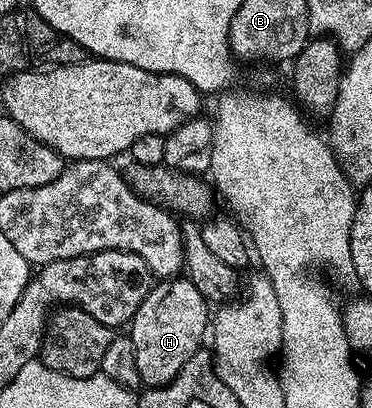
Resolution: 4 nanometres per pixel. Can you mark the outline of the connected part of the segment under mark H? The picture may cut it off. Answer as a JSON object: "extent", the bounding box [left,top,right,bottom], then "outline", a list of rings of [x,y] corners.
{"extent":[130,276,210,387],"outline":[[[187,276],[165,278],[153,285],[130,323],[134,360],[138,360],[140,381],[145,387],[164,386],[175,380],[186,360],[205,345],[210,330],[208,309],[208,299],[194,288]]]}

